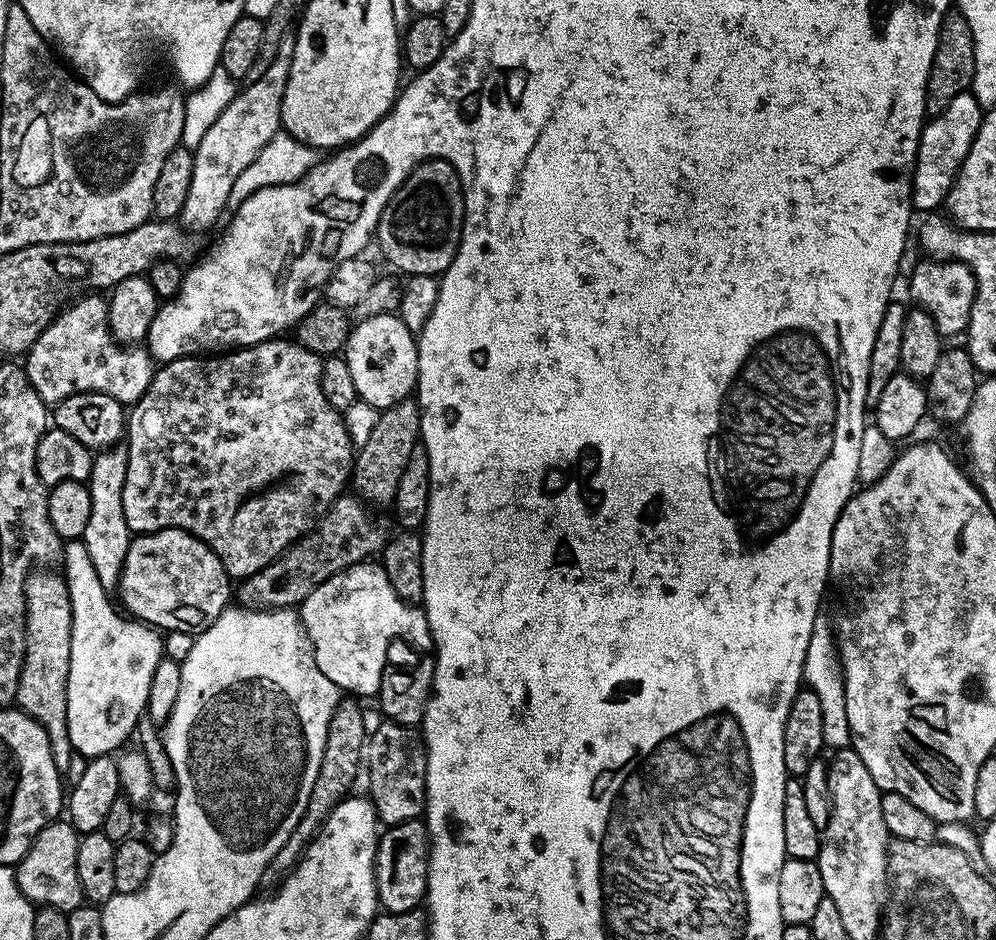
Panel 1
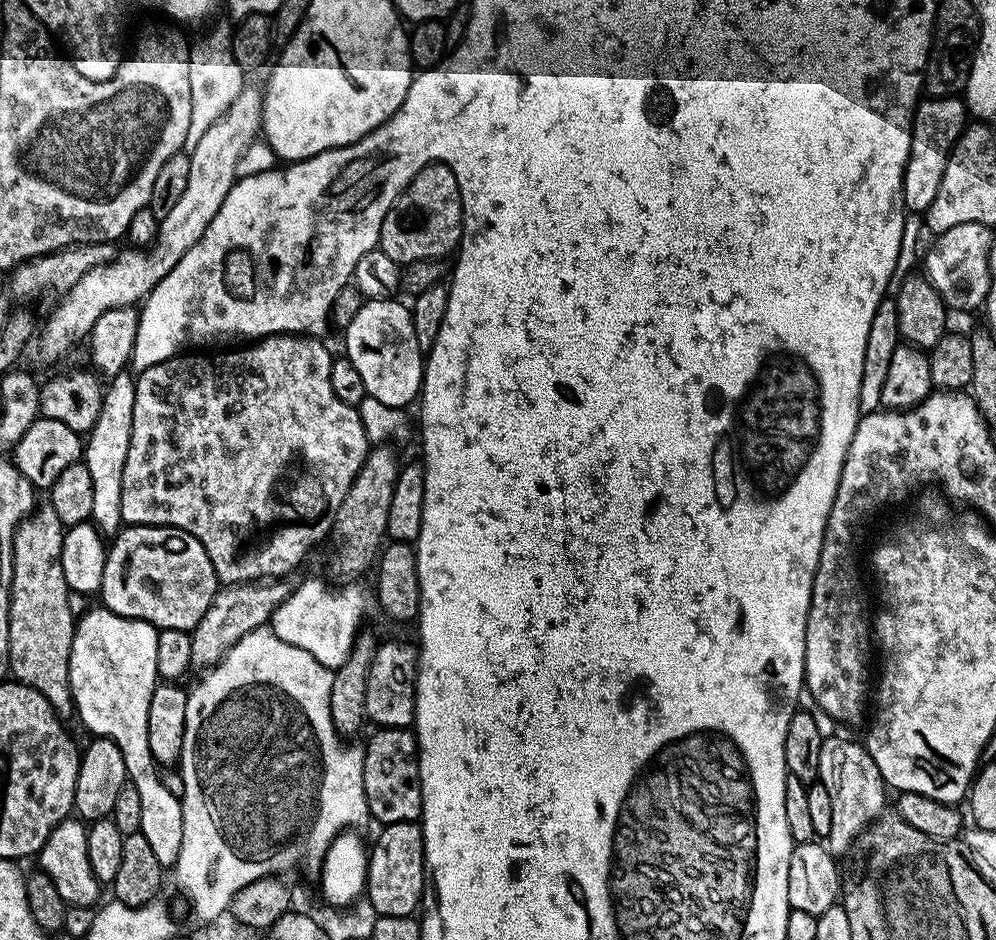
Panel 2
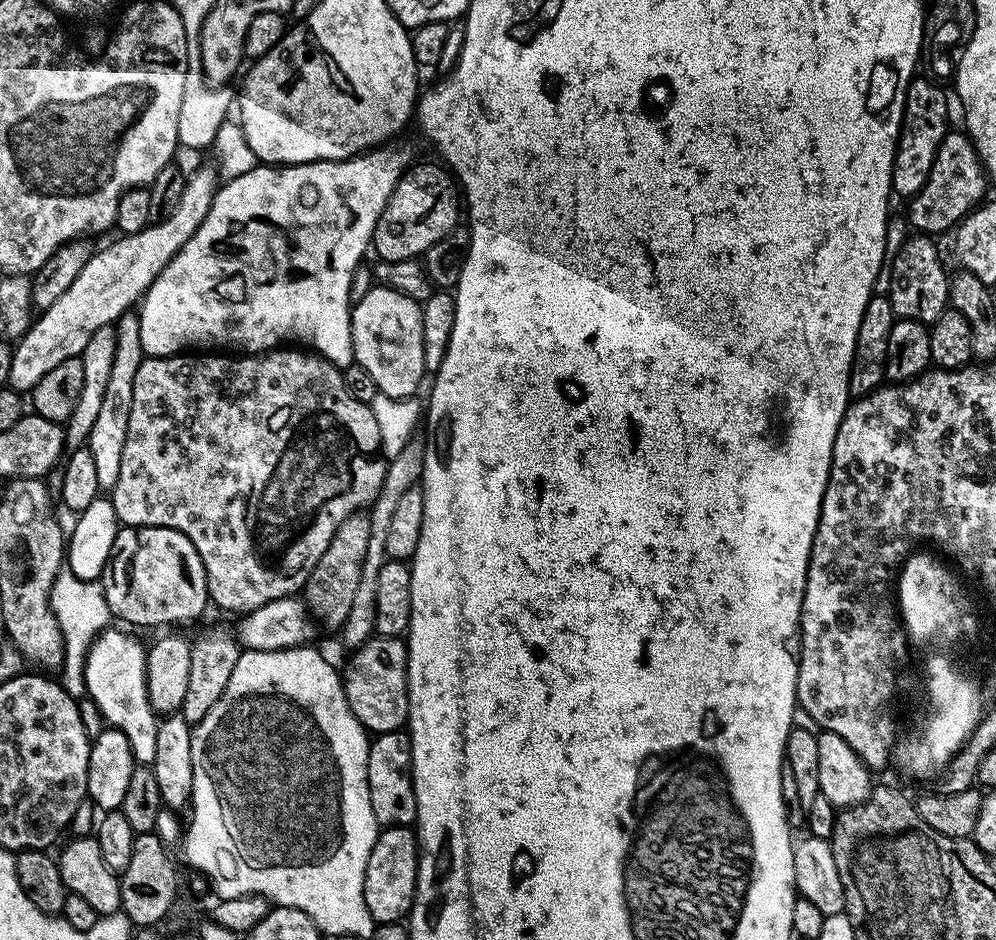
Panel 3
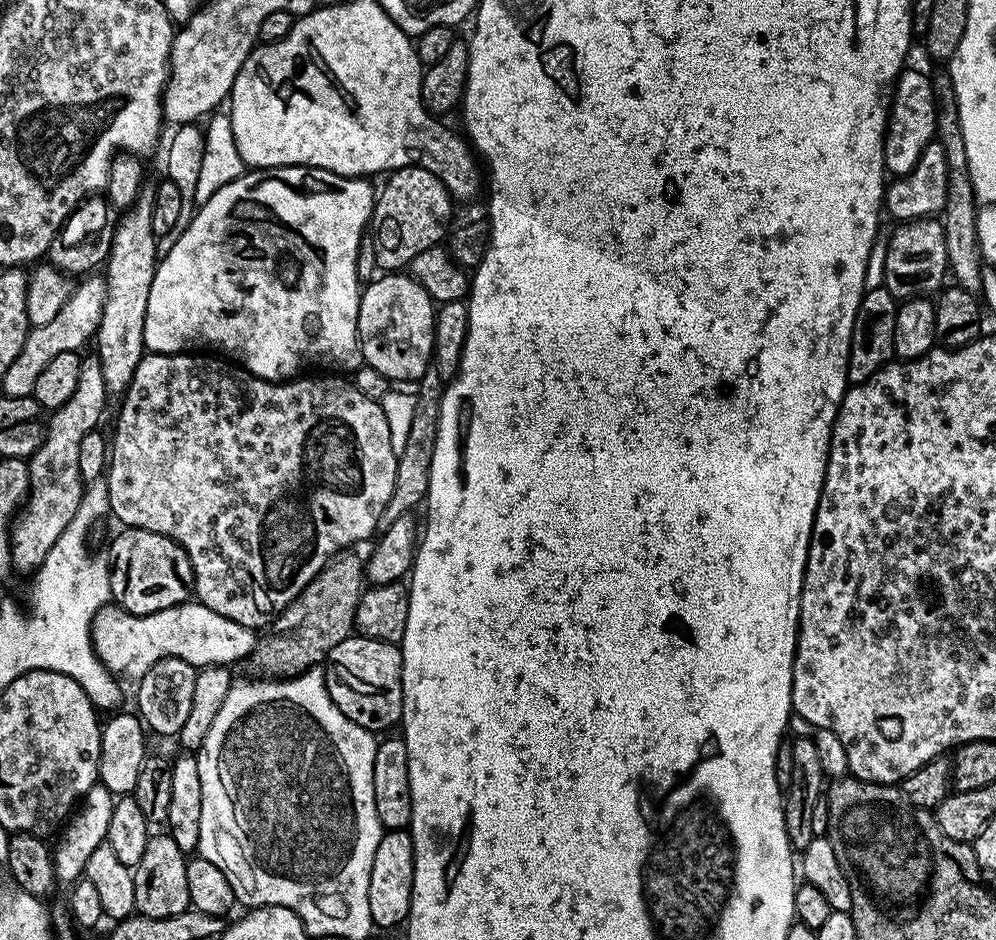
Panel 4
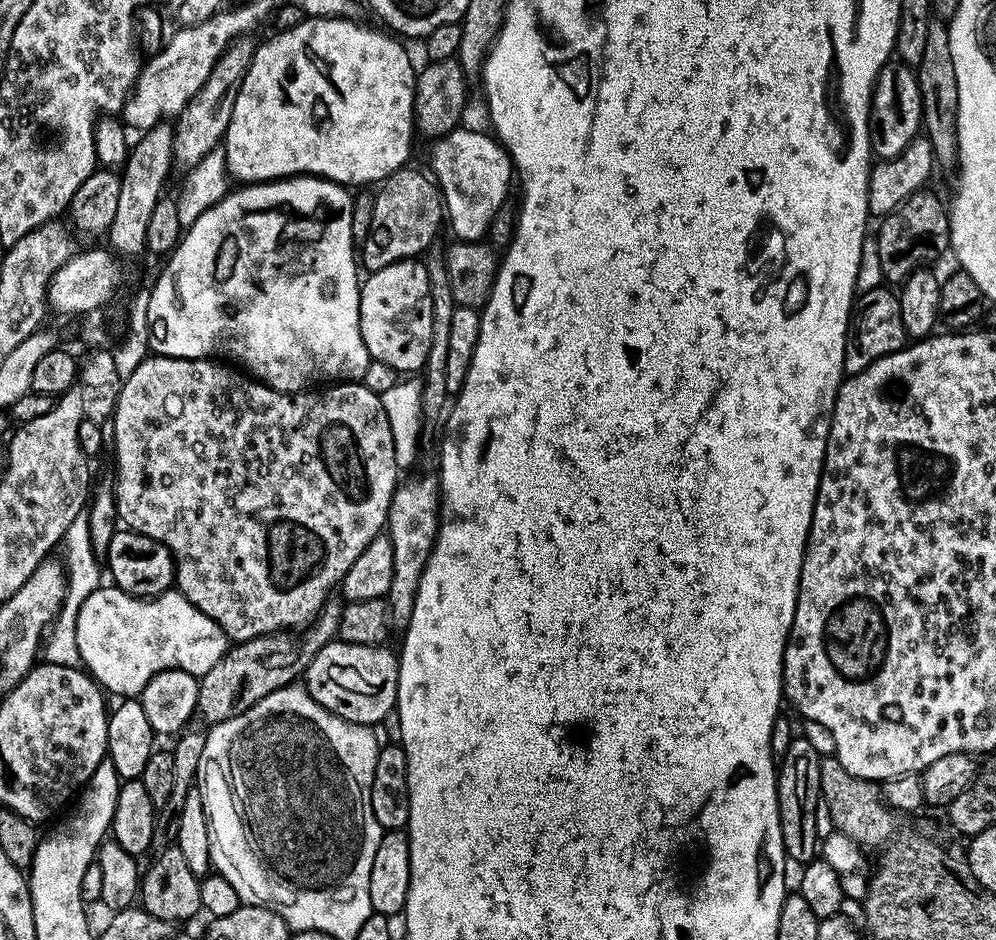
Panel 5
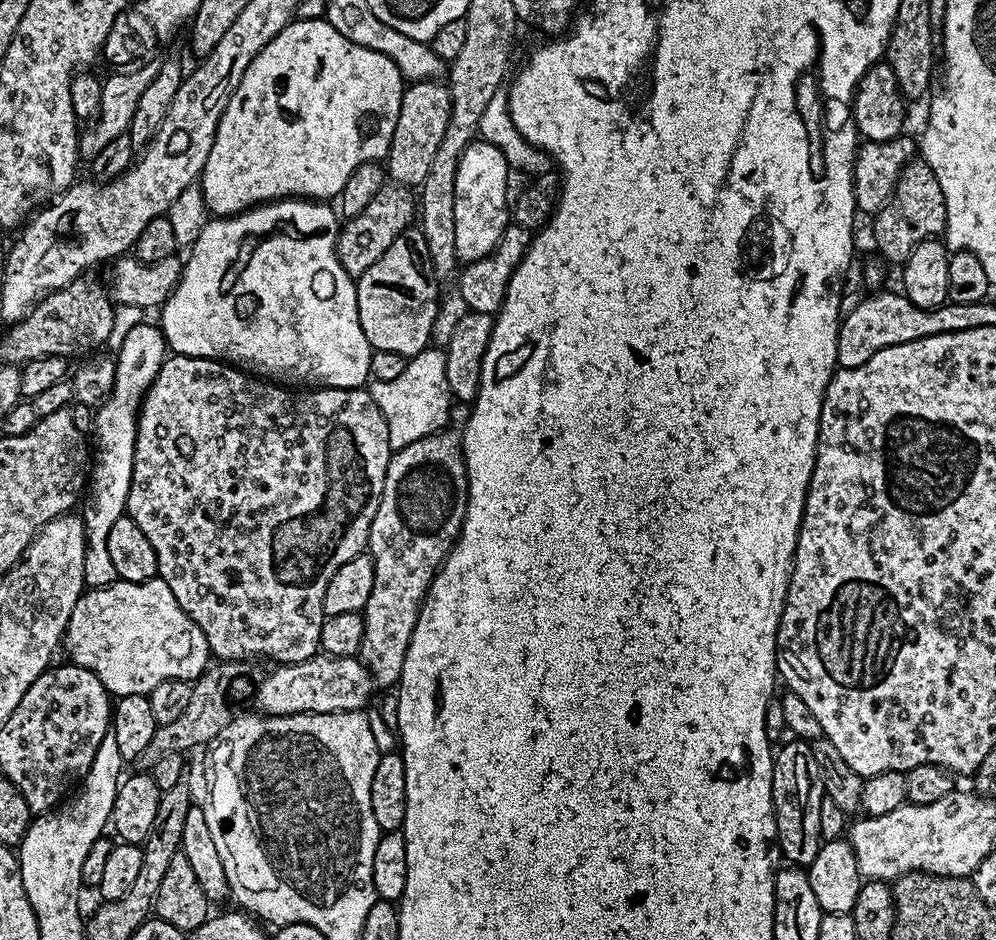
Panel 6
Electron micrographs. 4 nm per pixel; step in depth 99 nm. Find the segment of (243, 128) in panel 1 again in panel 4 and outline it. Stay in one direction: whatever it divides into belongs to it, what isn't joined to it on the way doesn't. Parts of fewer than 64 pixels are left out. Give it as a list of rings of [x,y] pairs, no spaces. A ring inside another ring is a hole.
[[[92,274],[87,278],[81,279],[79,283],[72,289],[72,297],[66,302],[66,306],[62,306],[62,310],[58,310],[58,314],[50,322],[46,322],[46,326],[38,326],[29,331],[26,342],[22,346],[22,350],[18,354],[18,358],[14,358],[14,362],[10,362],[10,370],[6,370],[6,378],[2,381],[2,392],[6,396],[30,396],[34,390],[34,382],[38,378],[38,374],[42,374],[42,370],[57,354],[66,354],[67,352],[80,352],[83,344],[93,339],[96,335],[96,327],[102,318],[102,306],[104,305],[104,280],[99,275]]]

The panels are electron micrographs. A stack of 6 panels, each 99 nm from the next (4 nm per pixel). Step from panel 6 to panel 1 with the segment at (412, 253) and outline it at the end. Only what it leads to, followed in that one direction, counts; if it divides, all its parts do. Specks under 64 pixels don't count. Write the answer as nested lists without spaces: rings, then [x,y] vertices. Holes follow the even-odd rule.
[[[387,312],[359,321],[349,331],[348,343],[342,355],[348,361],[350,374],[354,377],[357,397],[377,410],[394,406],[399,400],[413,395],[418,374],[416,336],[406,330],[406,322],[402,322],[399,315]]]

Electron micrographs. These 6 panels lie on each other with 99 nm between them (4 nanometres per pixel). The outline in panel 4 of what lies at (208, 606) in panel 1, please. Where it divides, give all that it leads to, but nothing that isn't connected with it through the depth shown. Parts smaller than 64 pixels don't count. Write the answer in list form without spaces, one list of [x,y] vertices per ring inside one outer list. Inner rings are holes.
[[[124,528],[112,540],[112,549],[106,552],[110,561],[110,590],[112,600],[130,614],[154,614],[158,610],[166,610],[170,606],[189,603],[193,595],[192,567],[190,558],[182,546],[178,546],[170,538],[157,532],[141,528]]]

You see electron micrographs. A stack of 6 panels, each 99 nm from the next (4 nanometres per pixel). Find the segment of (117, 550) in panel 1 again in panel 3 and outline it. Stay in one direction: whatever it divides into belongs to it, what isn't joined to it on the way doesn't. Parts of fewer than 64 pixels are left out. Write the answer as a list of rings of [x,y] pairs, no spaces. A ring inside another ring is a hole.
[[[129,310],[116,321],[116,345],[114,346],[114,366],[110,369],[110,379],[106,381],[106,394],[94,430],[90,430],[87,447],[94,454],[94,466],[98,473],[98,486],[102,490],[116,487],[118,473],[122,466],[122,446],[126,446],[126,426],[130,426],[130,406],[134,406],[134,374],[146,358],[142,346],[140,318],[135,311]]]

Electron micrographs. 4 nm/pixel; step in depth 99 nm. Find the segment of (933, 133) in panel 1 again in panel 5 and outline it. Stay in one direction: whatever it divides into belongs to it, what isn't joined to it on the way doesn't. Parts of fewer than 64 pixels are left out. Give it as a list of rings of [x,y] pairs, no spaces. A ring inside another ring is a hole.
[[[903,62],[885,64],[876,79],[876,89],[872,91],[872,109],[868,119],[873,157],[889,160],[901,156],[915,136],[921,135],[922,118],[922,95],[913,65]]]

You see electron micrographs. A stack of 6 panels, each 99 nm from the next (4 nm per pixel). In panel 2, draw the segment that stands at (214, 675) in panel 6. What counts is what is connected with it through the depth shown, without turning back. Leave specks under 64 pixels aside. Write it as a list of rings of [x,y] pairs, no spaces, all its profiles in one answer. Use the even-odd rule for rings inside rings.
[[[376,446],[369,451],[350,490],[346,490],[346,498],[342,498],[342,506],[338,506],[334,517],[336,553],[328,560],[329,574],[327,573],[333,581],[355,581],[360,578],[356,576],[362,575],[368,567],[369,571],[377,563],[388,535],[386,514],[390,514],[390,498],[394,498],[394,482],[402,467],[401,461],[396,461],[396,456],[390,449],[388,446]]]

